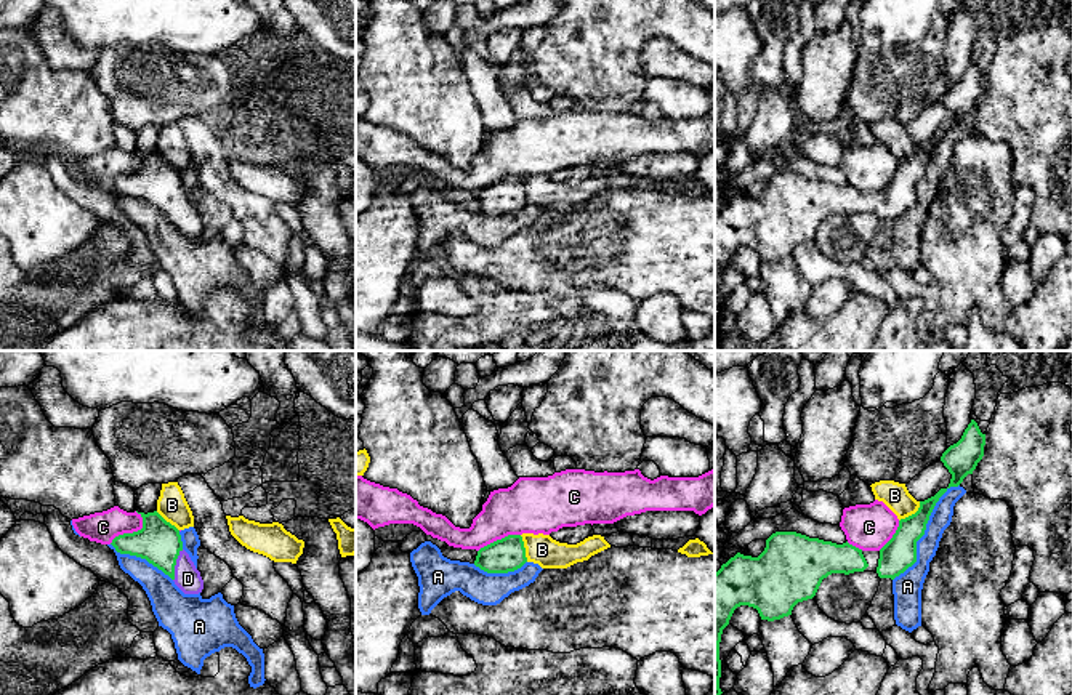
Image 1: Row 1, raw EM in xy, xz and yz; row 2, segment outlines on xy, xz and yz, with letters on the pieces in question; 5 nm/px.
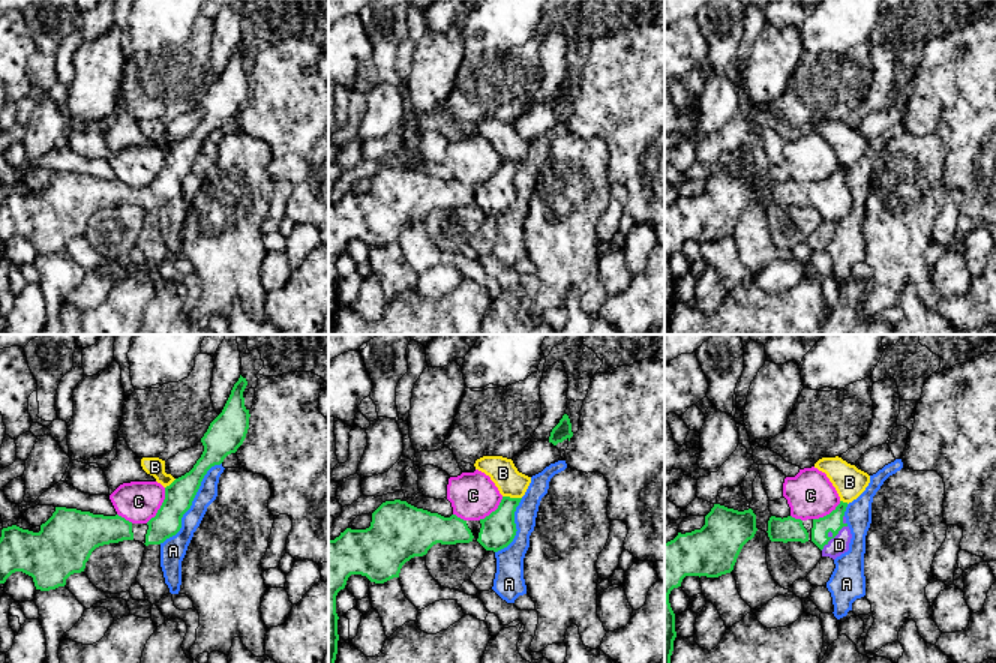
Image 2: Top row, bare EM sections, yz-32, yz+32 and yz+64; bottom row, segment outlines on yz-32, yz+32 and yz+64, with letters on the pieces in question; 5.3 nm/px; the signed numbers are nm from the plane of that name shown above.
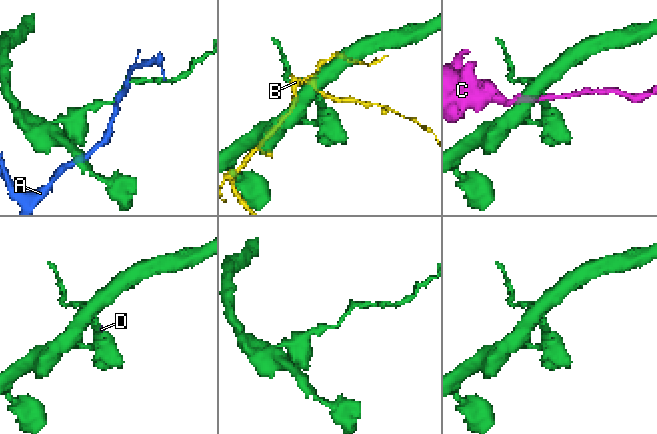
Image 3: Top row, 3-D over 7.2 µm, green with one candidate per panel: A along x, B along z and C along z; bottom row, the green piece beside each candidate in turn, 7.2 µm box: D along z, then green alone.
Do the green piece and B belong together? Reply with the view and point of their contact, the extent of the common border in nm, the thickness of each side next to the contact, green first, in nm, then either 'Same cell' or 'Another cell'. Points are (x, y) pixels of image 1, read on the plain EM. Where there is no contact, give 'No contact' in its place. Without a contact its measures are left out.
Touches green at yz (912, 156). Shared border 150 nm. Thickness 170 nm (green) against 140 nm. Another cell

